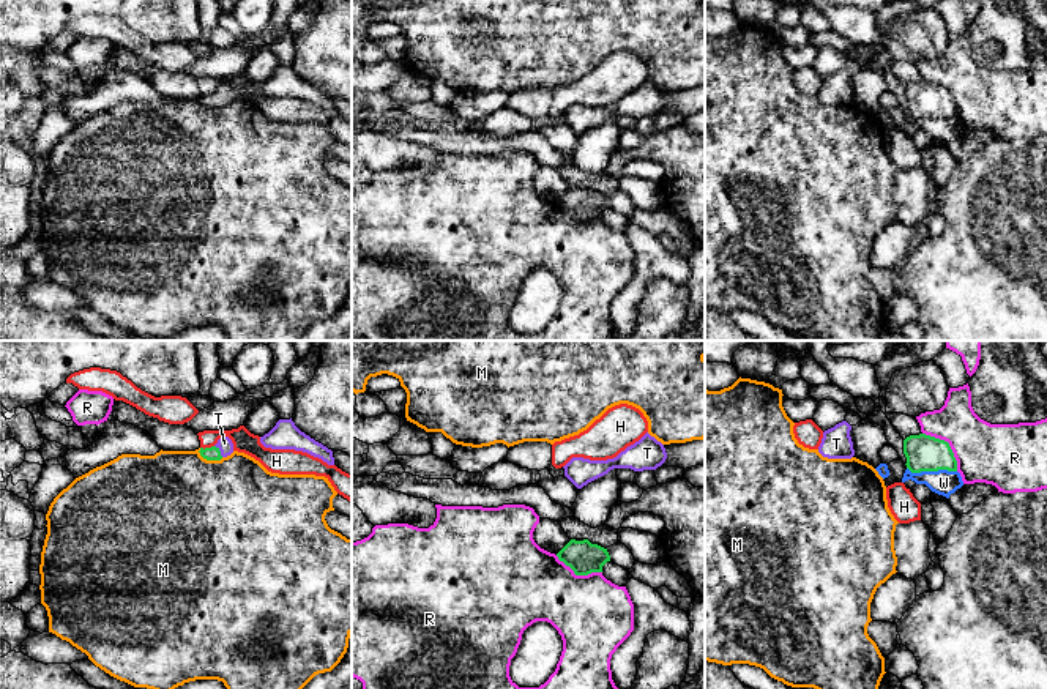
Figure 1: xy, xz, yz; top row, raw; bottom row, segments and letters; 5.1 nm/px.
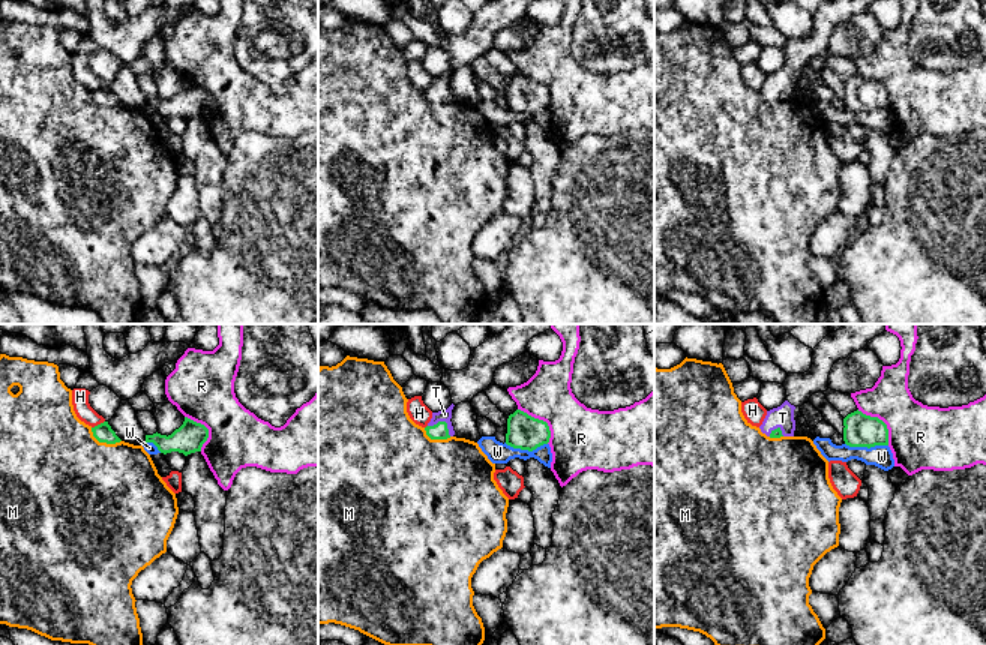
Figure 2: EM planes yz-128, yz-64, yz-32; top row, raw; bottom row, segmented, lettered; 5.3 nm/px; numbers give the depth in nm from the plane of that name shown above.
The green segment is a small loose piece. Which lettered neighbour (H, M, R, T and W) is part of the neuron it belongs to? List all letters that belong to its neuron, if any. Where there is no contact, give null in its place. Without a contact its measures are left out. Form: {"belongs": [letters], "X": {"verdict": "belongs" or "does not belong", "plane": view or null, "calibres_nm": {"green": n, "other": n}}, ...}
{"belongs": ["T"], "H": {"verdict": "does not belong", "plane": "xy", "calibres_nm": {"green": 70, "other": 110}}, "M": {"verdict": "does not belong", "plane": "xy", "calibres_nm": {"green": 70, "other": 500}}, "R": {"verdict": "does not belong", "plane": "yz", "calibres_nm": {"green": 190, "other": 300}}, "T": {"verdict": "belongs", "plane": "xy", "calibres_nm": {"green": 70, "other": 80}}, "W": {"verdict": "does not belong", "plane": "yz", "calibres_nm": {"green": 190, "other": 130}}}

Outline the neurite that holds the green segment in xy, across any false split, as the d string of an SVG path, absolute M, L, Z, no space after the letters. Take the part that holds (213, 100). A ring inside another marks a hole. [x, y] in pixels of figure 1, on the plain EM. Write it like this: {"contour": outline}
{"contour": "M221 84L211 95L200 95L200 102L207 107L221 107L233 99L233 90L229 84Z"}

